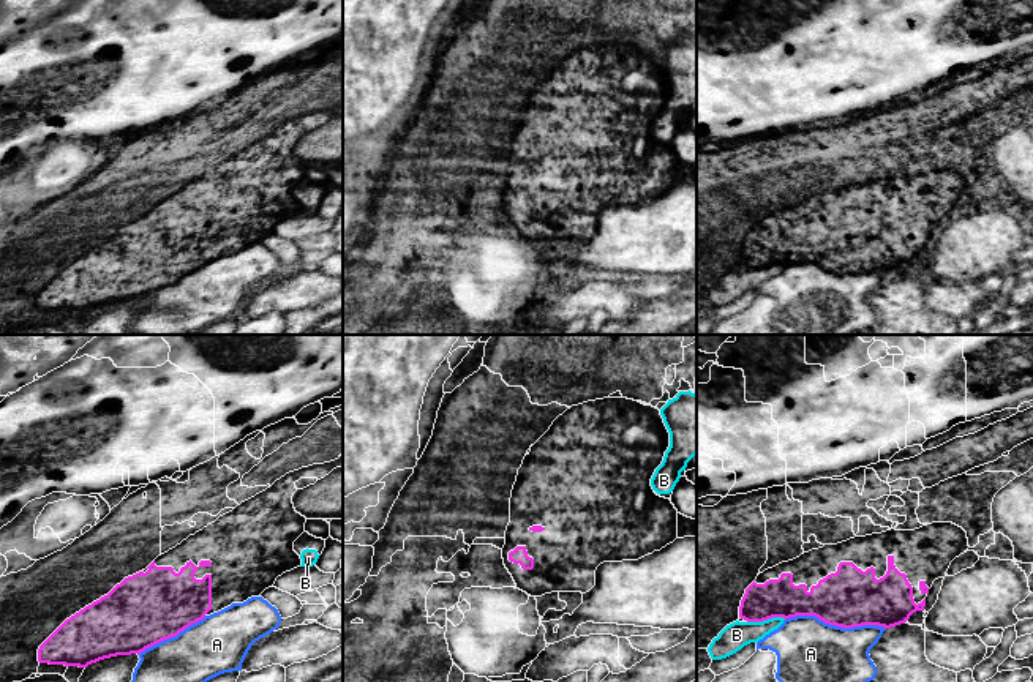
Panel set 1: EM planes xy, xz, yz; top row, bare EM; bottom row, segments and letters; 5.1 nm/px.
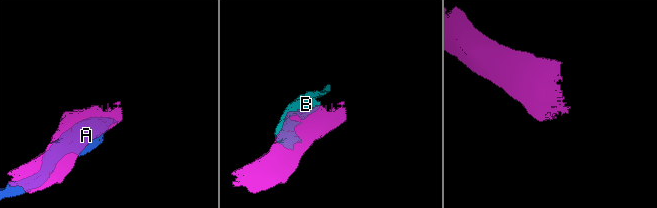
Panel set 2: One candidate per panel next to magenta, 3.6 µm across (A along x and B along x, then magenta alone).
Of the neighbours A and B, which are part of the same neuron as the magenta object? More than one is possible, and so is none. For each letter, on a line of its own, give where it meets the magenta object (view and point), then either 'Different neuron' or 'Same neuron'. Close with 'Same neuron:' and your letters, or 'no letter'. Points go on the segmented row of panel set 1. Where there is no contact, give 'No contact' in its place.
A: Touches magenta at yz (836, 625). Different neuron
B: Touches magenta at yz (765, 619). Different neuron
Same neuron: no letter

